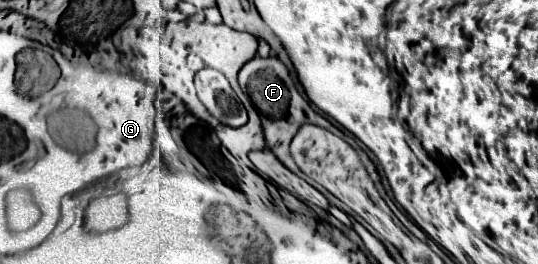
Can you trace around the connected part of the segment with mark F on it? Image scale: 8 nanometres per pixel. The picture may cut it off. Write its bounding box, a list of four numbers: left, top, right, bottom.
[240,55,368,175]

